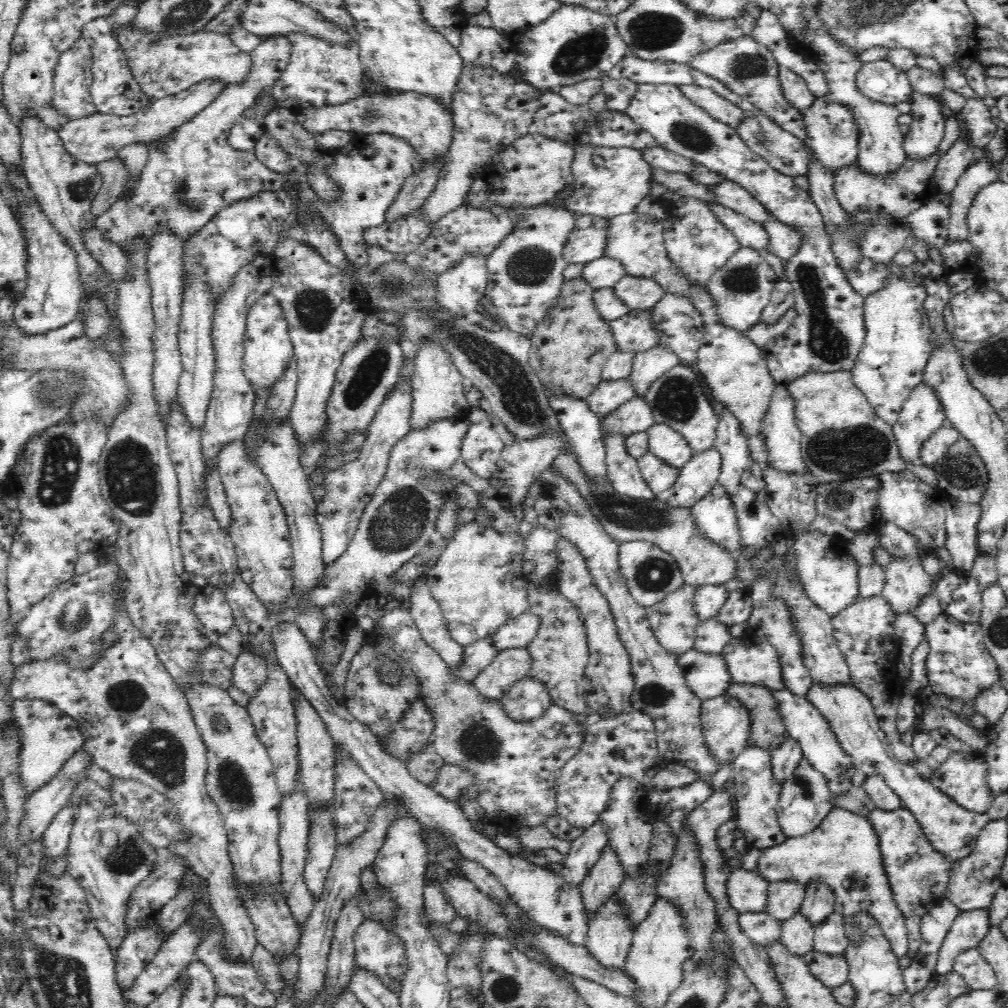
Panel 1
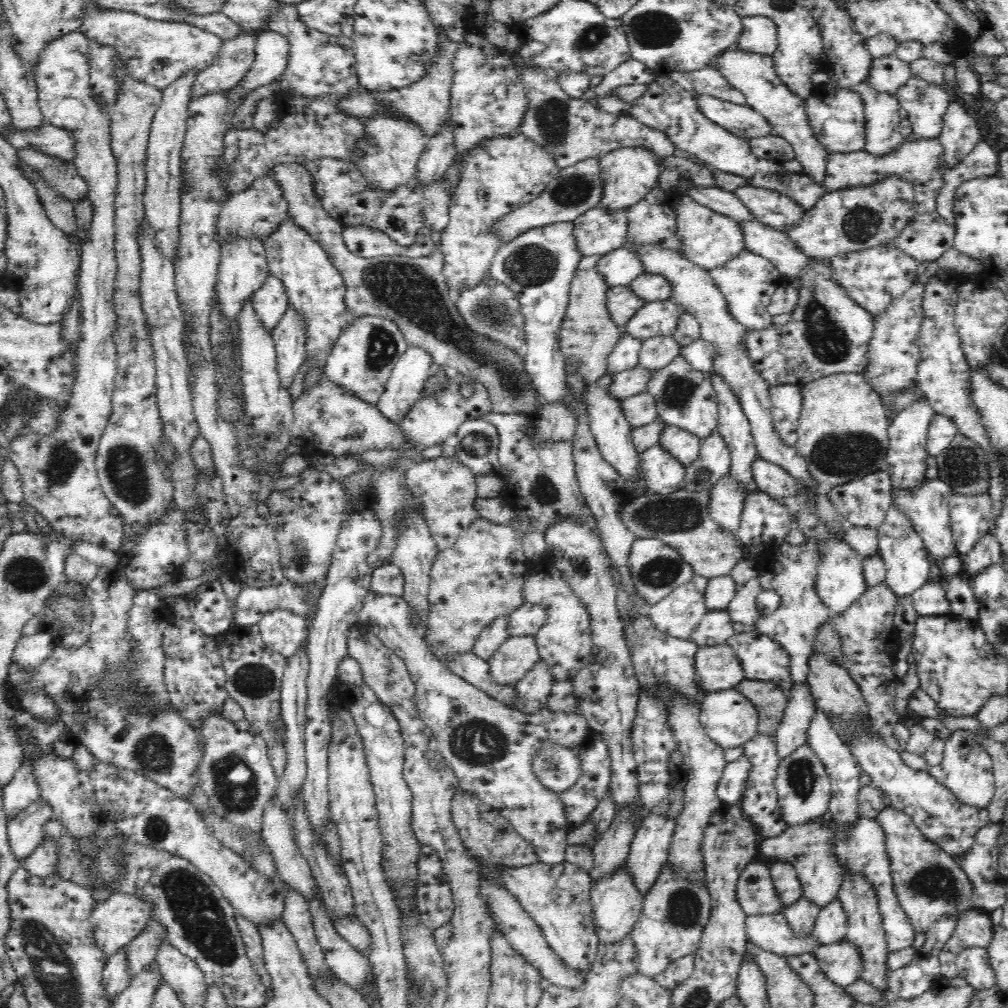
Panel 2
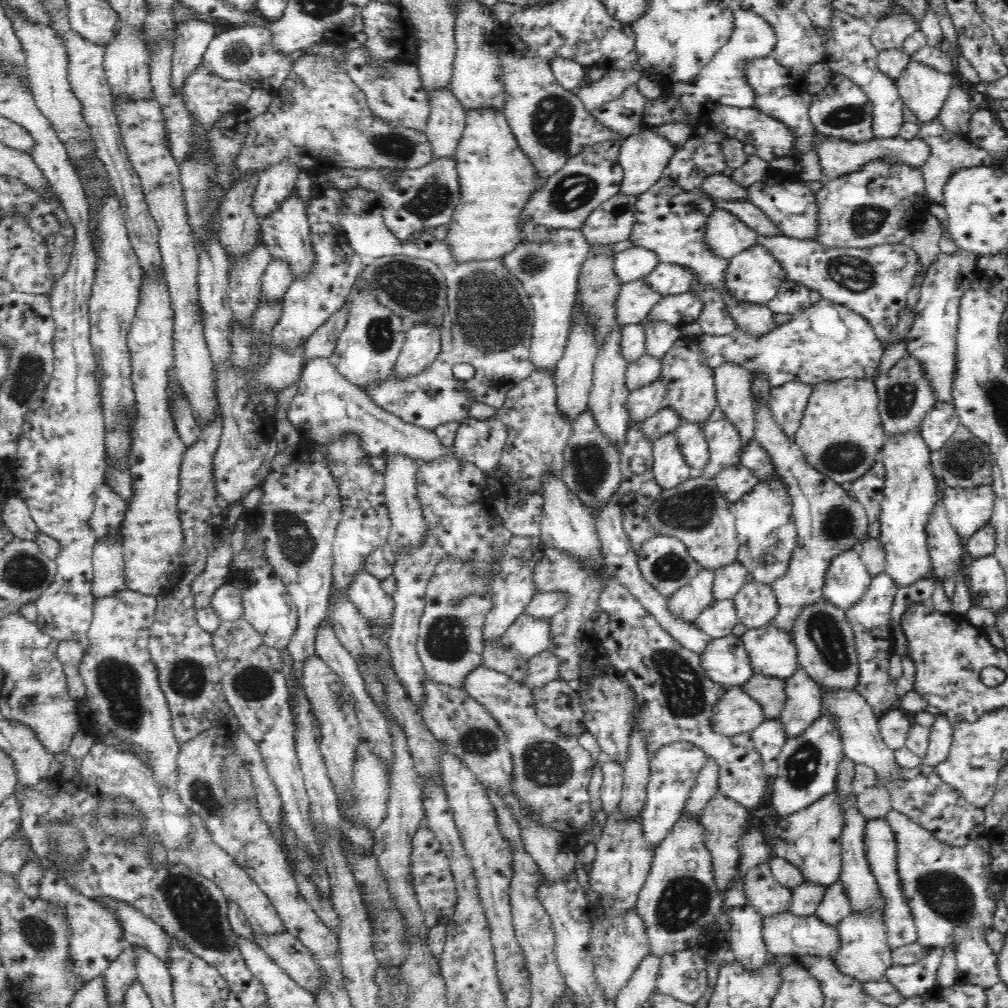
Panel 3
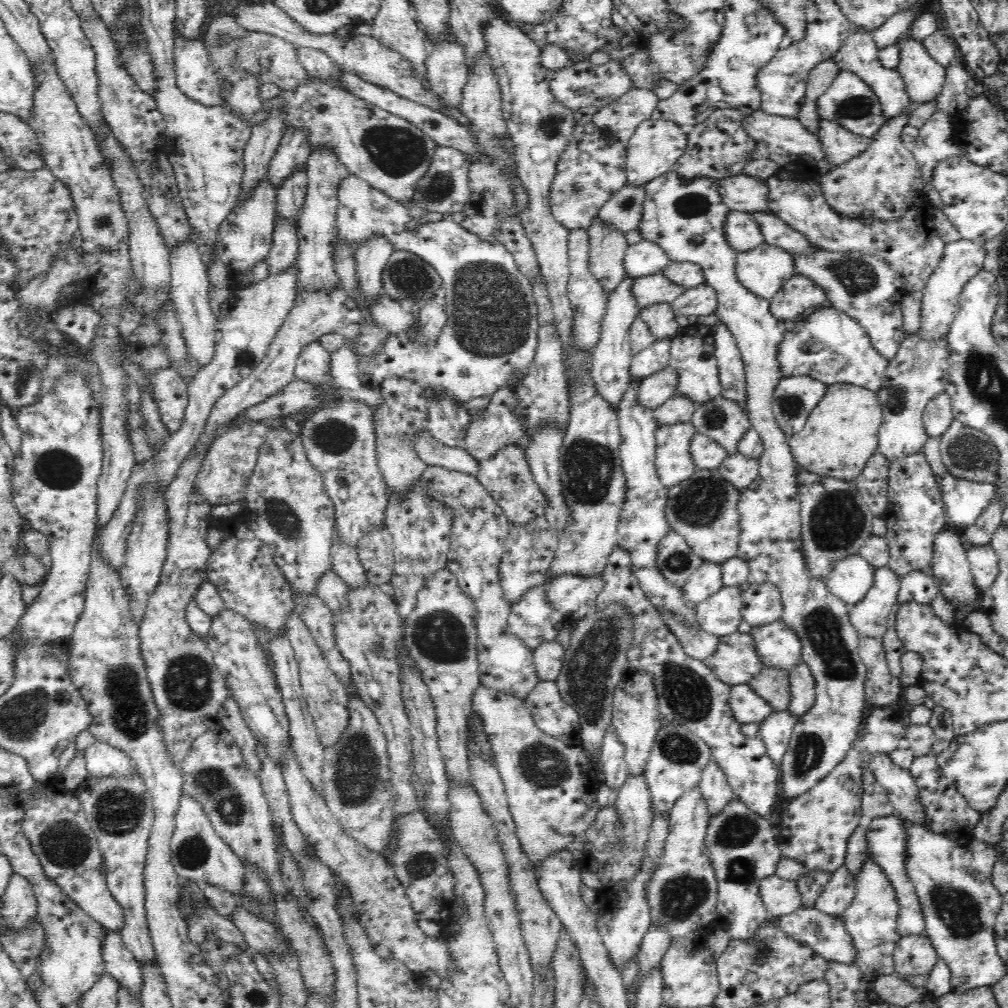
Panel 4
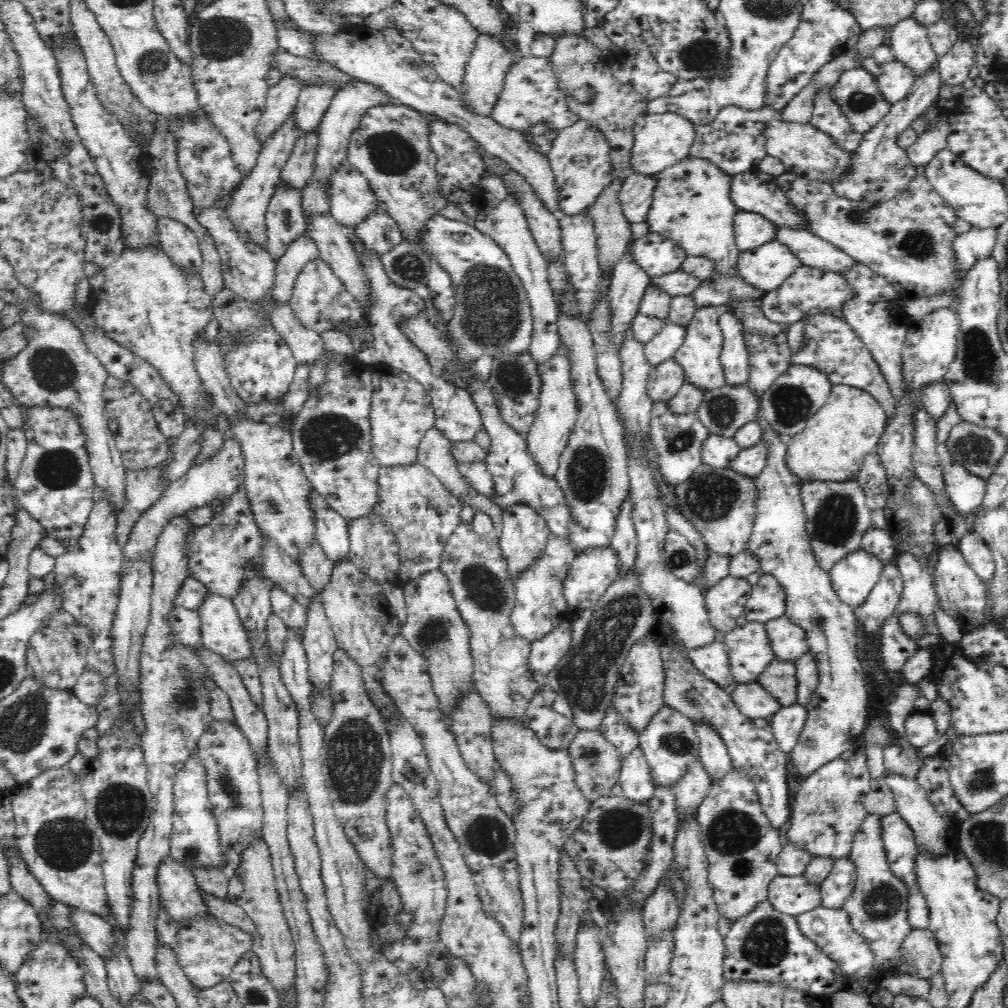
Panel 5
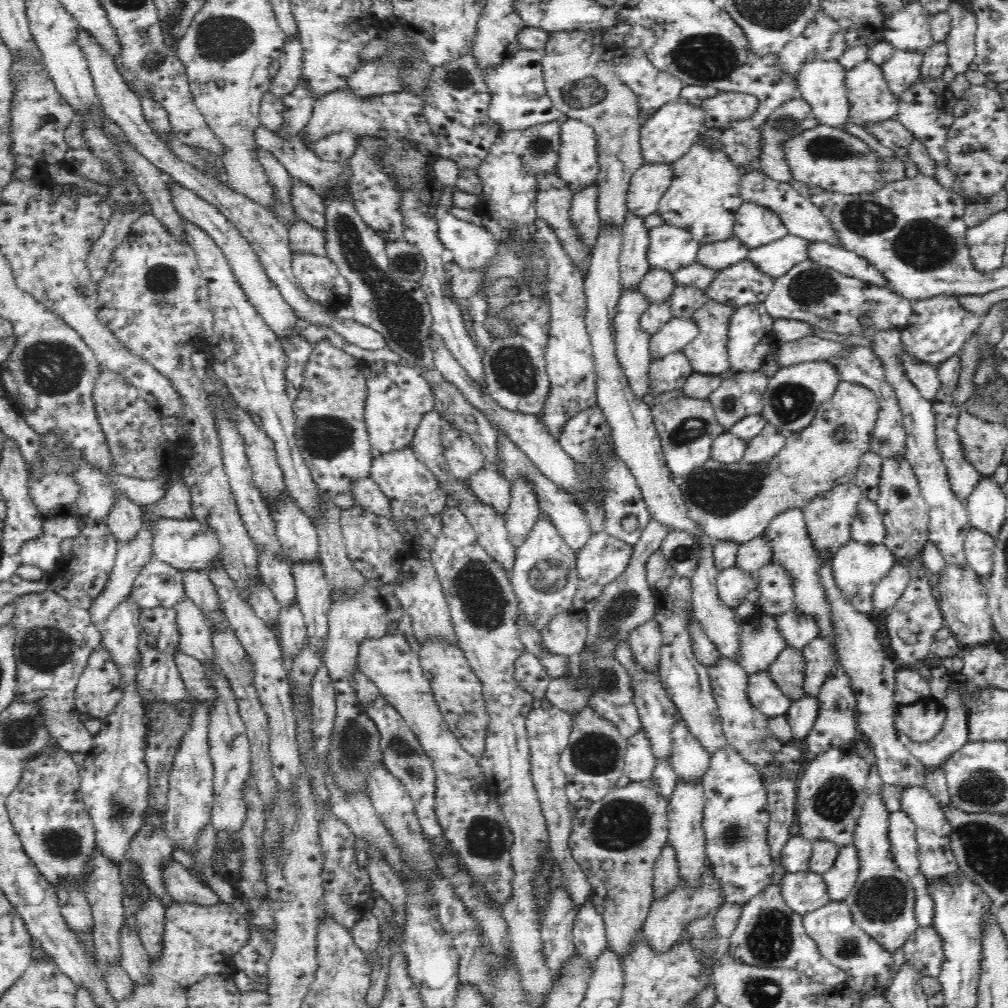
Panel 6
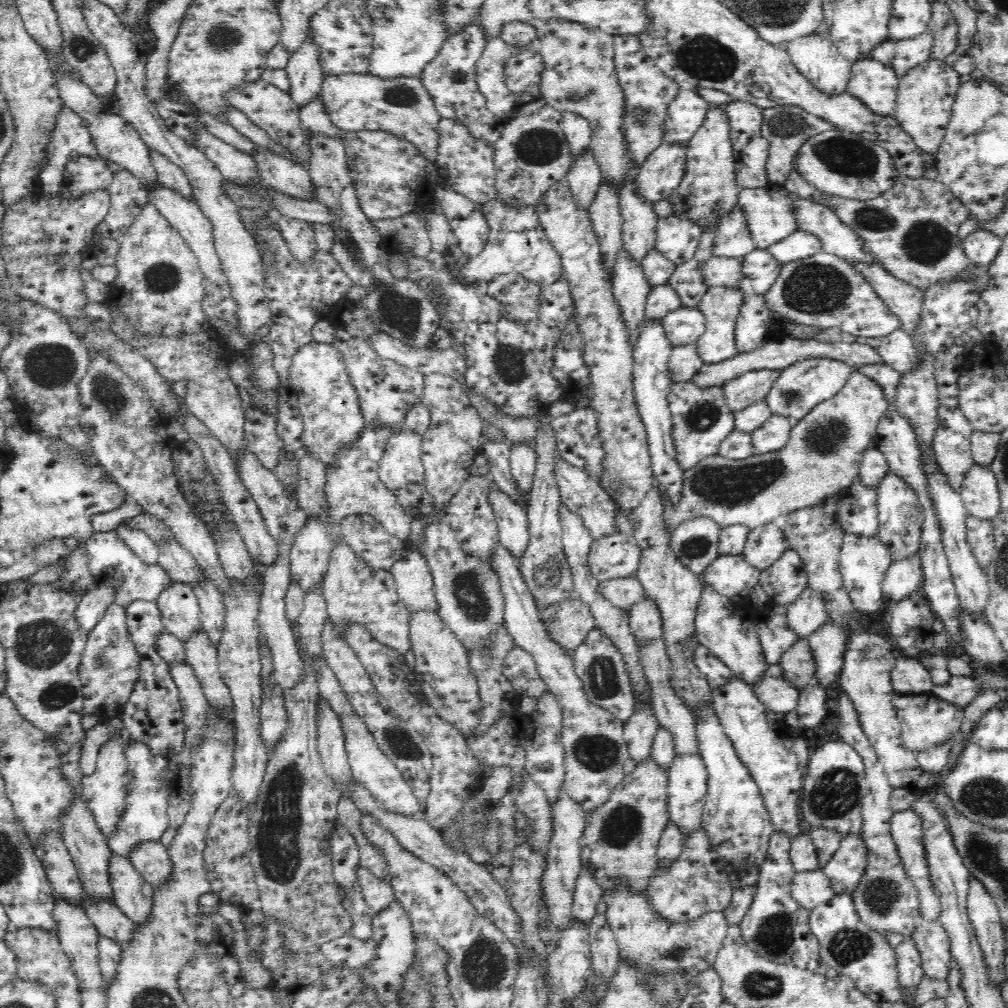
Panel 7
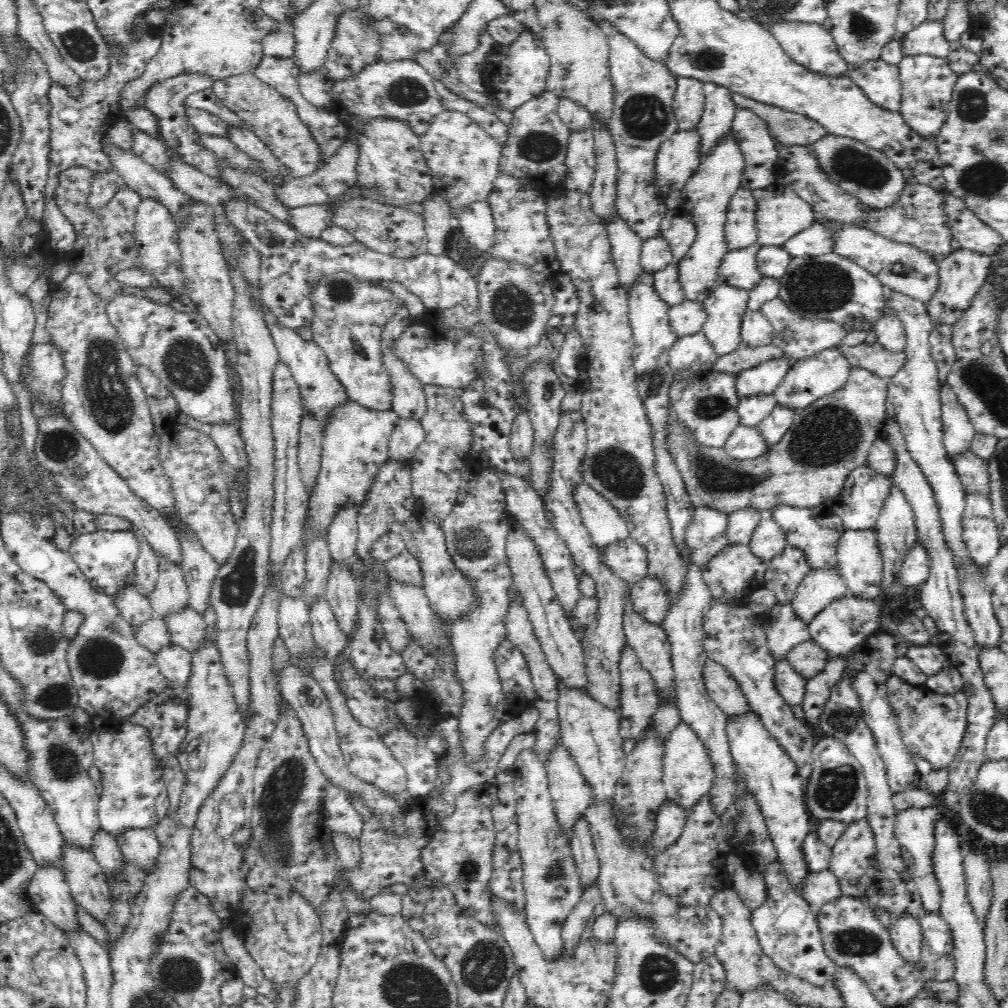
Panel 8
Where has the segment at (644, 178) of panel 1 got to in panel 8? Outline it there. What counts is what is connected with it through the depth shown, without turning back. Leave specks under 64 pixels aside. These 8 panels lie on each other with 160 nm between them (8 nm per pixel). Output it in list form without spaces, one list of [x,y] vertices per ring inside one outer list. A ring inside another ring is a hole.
[[[677,77],[673,109],[682,130],[697,128],[700,122],[705,104],[702,87],[703,82],[697,78]]]

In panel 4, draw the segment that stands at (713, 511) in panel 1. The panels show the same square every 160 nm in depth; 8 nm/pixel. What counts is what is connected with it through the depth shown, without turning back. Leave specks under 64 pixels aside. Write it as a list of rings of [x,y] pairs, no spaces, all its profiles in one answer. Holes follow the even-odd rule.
[[[737,451],[737,454],[728,456],[718,470],[726,481],[743,490],[756,480],[759,468],[760,459],[750,459],[742,452]]]

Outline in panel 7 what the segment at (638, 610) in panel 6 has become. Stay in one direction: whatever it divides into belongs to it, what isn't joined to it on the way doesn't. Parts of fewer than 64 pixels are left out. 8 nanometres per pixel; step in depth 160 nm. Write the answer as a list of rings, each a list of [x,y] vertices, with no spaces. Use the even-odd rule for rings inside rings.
[[[853,370],[847,383],[836,396],[812,408],[812,411],[792,428],[784,447],[762,455],[750,456],[745,460],[726,459],[720,454],[708,456],[693,468],[688,468],[684,474],[680,502],[675,507],[668,506],[663,517],[672,530],[684,520],[704,515],[715,520],[722,529],[740,524],[752,530],[788,512],[833,502],[838,494],[844,492],[859,476],[862,458],[868,449],[876,446],[878,424],[889,408],[890,404],[886,401],[883,388],[859,370]],[[637,577],[604,580],[599,582],[598,591],[615,607],[623,610],[628,610],[634,602],[647,596]]]

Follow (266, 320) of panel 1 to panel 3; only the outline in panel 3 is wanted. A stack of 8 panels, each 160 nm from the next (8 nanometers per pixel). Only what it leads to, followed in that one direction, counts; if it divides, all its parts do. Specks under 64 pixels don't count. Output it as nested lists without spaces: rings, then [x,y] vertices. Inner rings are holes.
[[[274,256],[262,275],[261,294],[269,300],[282,298],[294,277],[291,266],[283,258]]]

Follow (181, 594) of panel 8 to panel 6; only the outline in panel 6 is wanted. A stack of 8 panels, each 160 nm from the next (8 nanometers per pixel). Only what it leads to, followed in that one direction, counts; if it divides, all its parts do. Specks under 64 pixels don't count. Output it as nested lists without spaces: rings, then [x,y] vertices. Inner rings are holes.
[[[188,596],[170,607],[176,611],[176,627],[180,633],[179,649],[203,664],[215,662],[212,629],[205,612]]]

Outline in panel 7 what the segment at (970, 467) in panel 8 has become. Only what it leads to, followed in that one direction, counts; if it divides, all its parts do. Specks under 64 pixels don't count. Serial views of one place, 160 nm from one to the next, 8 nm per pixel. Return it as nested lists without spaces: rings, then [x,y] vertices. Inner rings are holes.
[[[975,462],[966,472],[960,494],[972,516],[993,519],[1000,511],[998,481],[988,465]]]

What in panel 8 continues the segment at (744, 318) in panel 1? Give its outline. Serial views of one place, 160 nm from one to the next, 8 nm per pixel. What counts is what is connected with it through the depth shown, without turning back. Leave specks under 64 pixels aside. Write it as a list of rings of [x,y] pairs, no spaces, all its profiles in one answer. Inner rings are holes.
[[[819,220],[792,236],[783,245],[794,257],[822,256],[834,250],[835,232]]]

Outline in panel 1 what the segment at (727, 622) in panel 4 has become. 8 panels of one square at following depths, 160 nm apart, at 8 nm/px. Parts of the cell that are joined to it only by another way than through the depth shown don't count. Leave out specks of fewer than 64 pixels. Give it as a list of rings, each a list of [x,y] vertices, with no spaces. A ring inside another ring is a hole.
[[[717,616],[703,620],[696,627],[693,648],[700,652],[721,654],[727,642],[733,637],[730,626],[719,621]]]

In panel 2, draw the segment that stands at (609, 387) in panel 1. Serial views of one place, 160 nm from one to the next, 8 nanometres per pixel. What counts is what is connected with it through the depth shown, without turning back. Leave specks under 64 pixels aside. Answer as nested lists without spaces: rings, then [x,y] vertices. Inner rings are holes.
[[[634,366],[624,372],[615,374],[610,385],[610,394],[622,402],[625,398],[632,397],[647,390],[647,384],[653,372],[643,366]]]

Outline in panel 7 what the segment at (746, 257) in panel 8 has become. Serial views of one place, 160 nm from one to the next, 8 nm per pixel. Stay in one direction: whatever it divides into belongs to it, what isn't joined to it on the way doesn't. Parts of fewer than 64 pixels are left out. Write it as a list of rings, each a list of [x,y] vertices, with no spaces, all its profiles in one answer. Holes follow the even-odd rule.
[[[714,256],[703,266],[705,283],[710,287],[738,287],[744,278],[742,272],[744,256],[726,258]]]

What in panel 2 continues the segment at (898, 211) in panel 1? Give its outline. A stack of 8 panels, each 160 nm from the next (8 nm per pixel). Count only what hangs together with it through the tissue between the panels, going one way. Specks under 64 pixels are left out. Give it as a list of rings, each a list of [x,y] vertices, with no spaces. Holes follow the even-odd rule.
[[[918,138],[912,141],[900,142],[894,150],[884,152],[884,154],[872,154],[865,148],[856,152],[828,152],[826,162],[826,174],[824,174],[824,187],[827,191],[840,191],[841,188],[850,186],[862,186],[862,184],[872,184],[882,176],[897,174],[903,176],[916,188],[916,212],[917,214],[931,213],[936,209],[936,198],[938,192],[934,190],[932,174],[938,168],[938,158],[944,152],[944,147],[936,138]]]

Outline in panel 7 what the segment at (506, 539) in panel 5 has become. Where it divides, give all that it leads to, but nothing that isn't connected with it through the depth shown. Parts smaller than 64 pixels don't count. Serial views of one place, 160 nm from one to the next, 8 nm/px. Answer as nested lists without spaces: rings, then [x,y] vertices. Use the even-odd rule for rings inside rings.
[[[526,441],[511,444],[511,470],[519,489],[529,496],[530,486],[536,473],[536,454]]]

